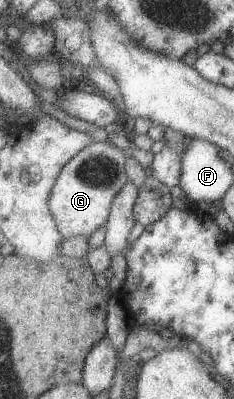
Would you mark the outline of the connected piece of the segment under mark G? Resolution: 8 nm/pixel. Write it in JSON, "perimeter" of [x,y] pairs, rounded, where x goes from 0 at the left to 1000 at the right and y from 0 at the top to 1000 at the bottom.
{"perimeter":[[[419,348],[282,416],[214,496],[214,521],[282,596],[389,591],[427,569],[457,566],[479,541],[487,506],[560,456],[538,431],[551,393],[547,381],[466,351],[432,356],[432,348]]]}

